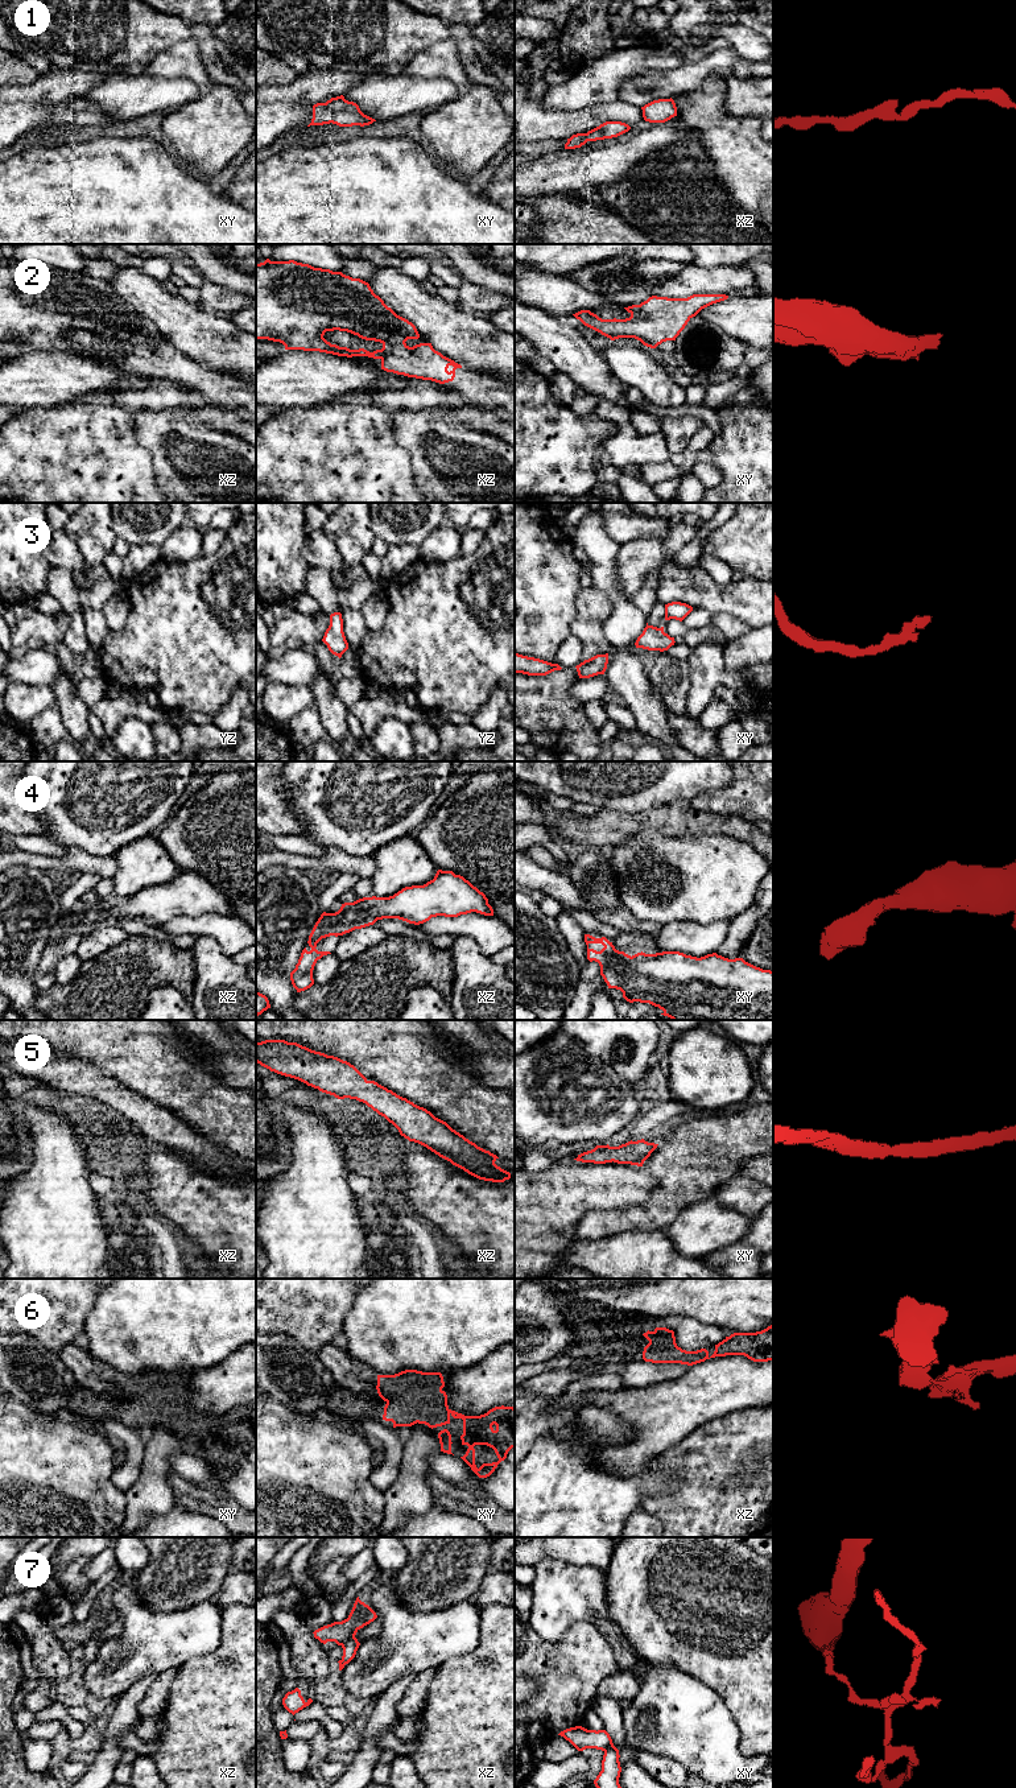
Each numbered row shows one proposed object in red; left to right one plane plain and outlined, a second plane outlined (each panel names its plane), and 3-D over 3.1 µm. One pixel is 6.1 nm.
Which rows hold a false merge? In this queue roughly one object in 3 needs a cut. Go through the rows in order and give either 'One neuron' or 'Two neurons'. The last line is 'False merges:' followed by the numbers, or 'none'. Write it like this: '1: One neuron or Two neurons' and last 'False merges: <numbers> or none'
1: One neuron
2: One neuron
3: One neuron
4: One neuron
5: One neuron
6: One neuron
7: Two neurons
False merges: 7

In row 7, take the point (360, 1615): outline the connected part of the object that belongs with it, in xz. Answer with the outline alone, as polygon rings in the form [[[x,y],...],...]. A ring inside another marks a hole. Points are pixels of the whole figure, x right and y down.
[[[358,1597],[347,1619],[323,1626],[313,1634],[314,1638],[323,1644],[335,1642],[338,1645],[343,1645],[355,1636],[360,1628],[369,1624],[376,1618],[376,1612]]]

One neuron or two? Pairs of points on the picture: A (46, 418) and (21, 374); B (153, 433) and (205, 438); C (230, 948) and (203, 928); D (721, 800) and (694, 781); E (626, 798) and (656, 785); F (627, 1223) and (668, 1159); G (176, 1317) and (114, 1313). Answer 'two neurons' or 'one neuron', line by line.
A: two neurons
B: one neuron
C: one neuron
D: two neurons
E: one neuron
F: one neuron
G: one neuron

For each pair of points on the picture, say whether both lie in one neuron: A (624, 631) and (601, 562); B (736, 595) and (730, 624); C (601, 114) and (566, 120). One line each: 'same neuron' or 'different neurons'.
A: same neuron
B: different neurons
C: same neuron

